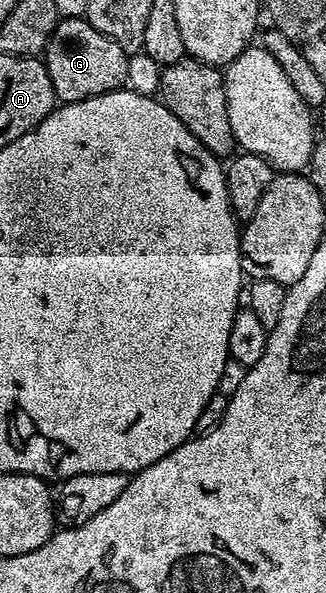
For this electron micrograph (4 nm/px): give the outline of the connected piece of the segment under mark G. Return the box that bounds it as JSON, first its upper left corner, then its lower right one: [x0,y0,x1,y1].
[44,16,130,104]

